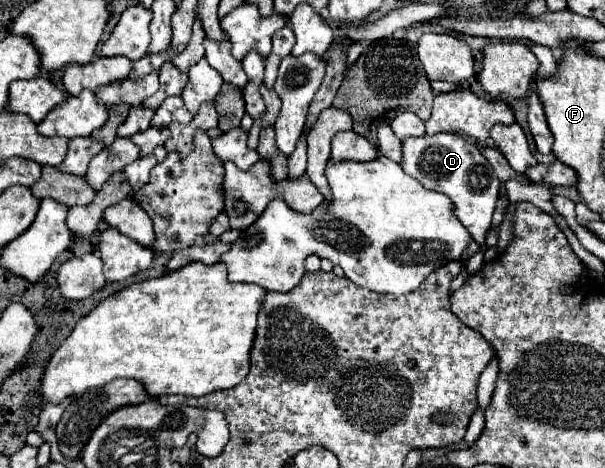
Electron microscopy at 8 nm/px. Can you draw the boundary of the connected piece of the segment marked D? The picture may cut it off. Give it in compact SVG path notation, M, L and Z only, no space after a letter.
M439 133L439 135L425 135L419 139L405 139L403 141L403 171L415 177L425 189L439 191L451 197L455 205L457 219L469 229L473 239L483 245L485 235L491 227L495 201L499 195L499 179L495 179L495 171L483 159L481 151L453 133Z

